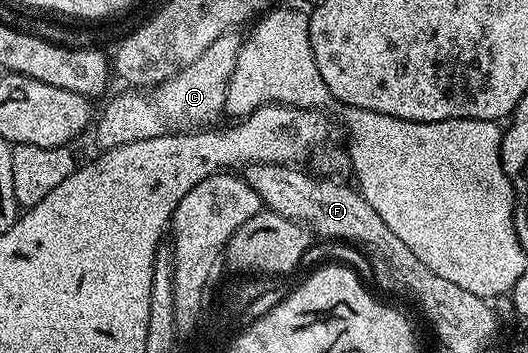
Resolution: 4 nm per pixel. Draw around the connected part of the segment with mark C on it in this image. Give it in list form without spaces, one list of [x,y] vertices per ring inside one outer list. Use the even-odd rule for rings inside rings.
[[[229,32],[218,36],[194,64],[182,68],[174,77],[151,88],[128,88],[125,94],[116,94],[104,107],[99,107],[98,115],[94,124],[94,136],[96,144],[101,151],[113,150],[122,144],[134,144],[134,140],[150,140],[154,136],[171,134],[173,132],[184,132],[189,128],[200,128],[205,124],[212,124],[216,117],[224,114],[226,104],[226,88],[230,84],[230,76],[234,72],[234,64],[238,64],[240,52],[241,35]]]

